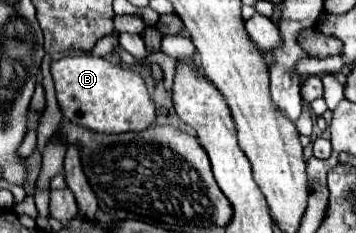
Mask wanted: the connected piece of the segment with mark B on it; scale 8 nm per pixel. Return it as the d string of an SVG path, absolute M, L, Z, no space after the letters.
M65 56L51 62L51 76L61 114L73 124L97 132L133 132L145 130L155 122L155 106L135 70L113 66L95 56Z

